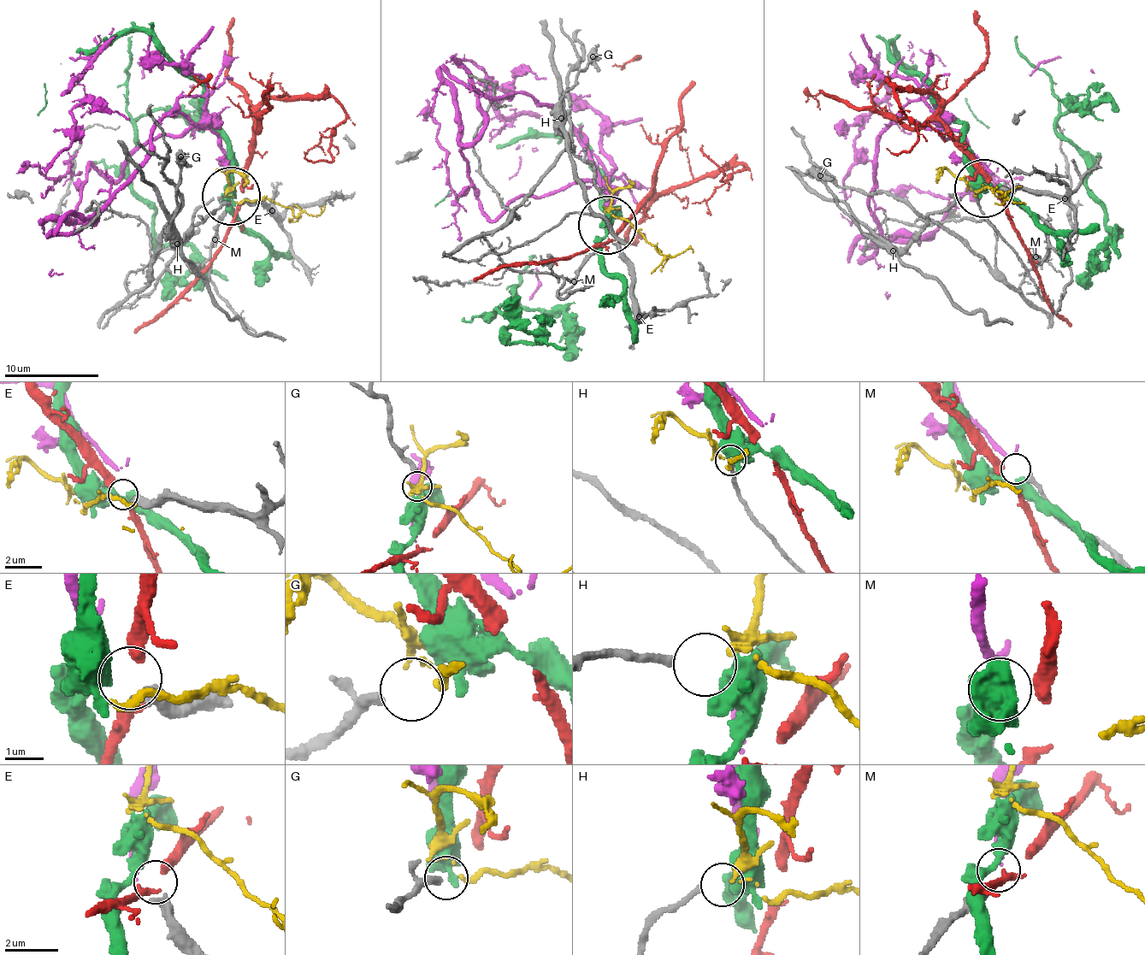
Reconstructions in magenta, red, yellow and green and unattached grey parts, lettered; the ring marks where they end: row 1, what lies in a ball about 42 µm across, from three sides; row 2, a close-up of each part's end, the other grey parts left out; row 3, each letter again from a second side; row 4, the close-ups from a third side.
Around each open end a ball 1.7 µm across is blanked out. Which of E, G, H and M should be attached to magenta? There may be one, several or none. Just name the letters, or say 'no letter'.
M

